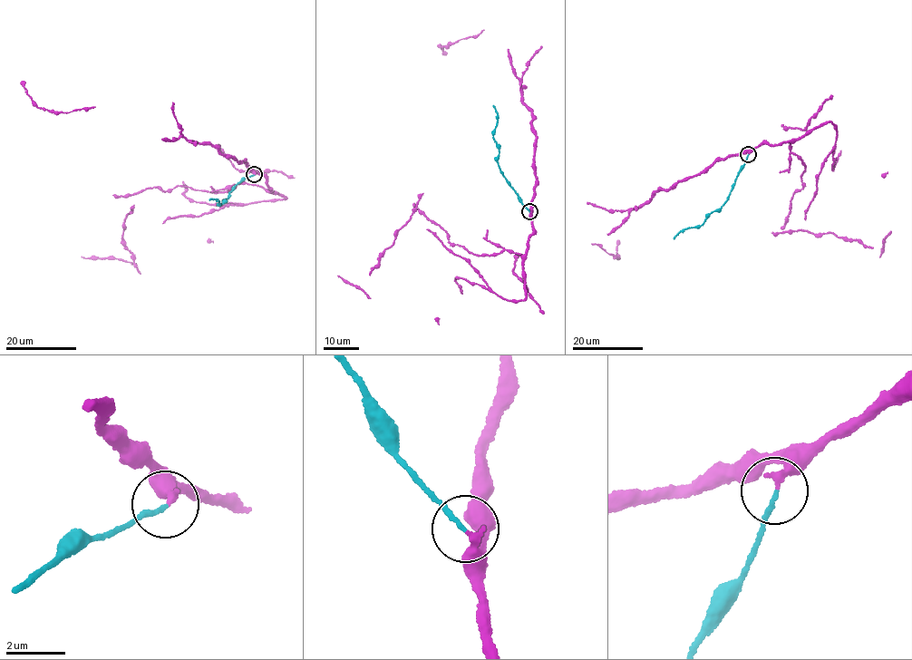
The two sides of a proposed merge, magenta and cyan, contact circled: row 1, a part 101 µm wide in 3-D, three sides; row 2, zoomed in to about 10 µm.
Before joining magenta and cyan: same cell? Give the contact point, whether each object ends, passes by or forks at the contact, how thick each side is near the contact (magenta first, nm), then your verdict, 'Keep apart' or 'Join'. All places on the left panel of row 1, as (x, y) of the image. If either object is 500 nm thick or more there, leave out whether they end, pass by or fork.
Place: (254, 174). At the ring magenta ends. At the ring cyan ends. Thickness 280 nm (magenta) against 150 nm. Join

